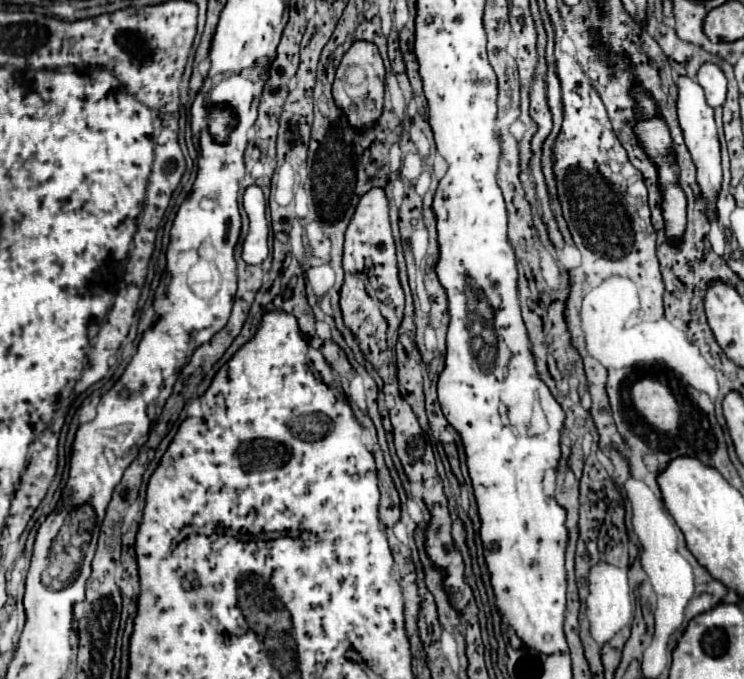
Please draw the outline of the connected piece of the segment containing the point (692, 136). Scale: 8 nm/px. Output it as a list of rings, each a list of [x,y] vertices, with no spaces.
[[[677,78],[677,88],[679,88],[679,102],[677,102],[679,124],[685,136],[685,144],[697,166],[697,184],[707,204],[707,212],[705,212],[707,220],[713,222],[717,220],[717,196],[721,190],[721,156],[719,156],[719,138],[717,138],[717,128],[713,120],[713,108],[705,102],[705,94],[695,80]]]

